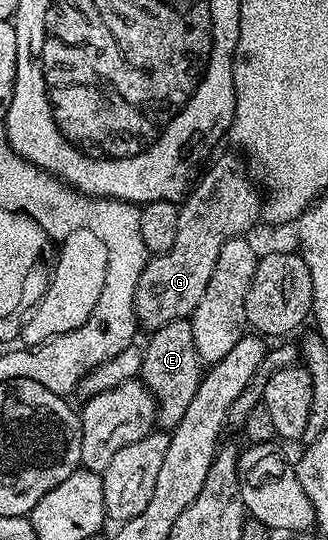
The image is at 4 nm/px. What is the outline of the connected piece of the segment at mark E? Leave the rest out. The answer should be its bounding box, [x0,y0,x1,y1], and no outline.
[139,318,203,431]

